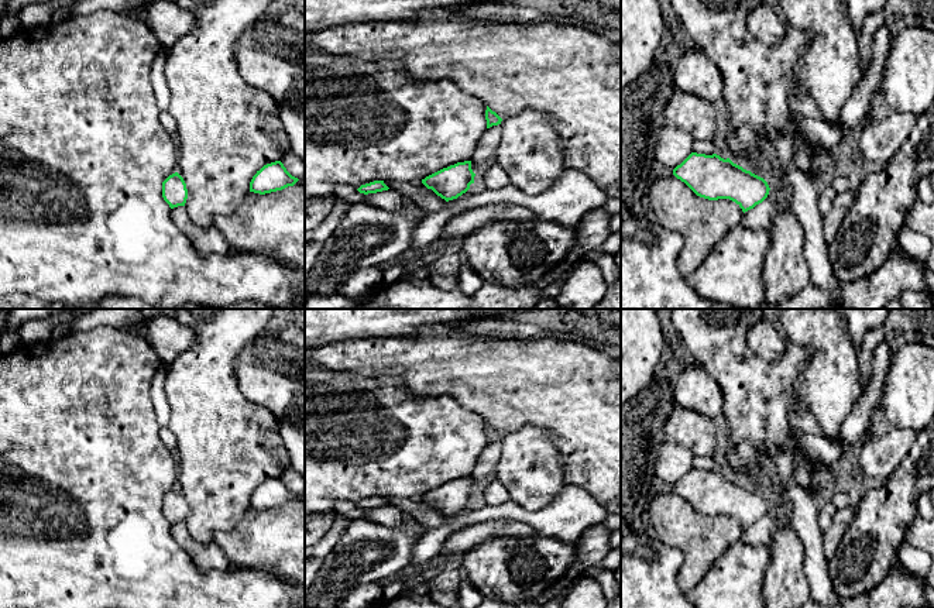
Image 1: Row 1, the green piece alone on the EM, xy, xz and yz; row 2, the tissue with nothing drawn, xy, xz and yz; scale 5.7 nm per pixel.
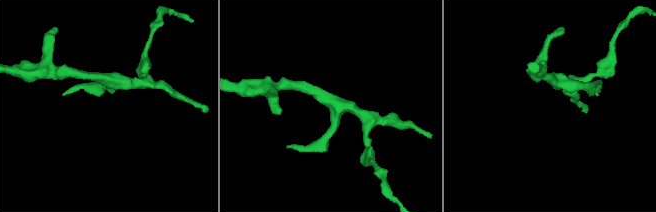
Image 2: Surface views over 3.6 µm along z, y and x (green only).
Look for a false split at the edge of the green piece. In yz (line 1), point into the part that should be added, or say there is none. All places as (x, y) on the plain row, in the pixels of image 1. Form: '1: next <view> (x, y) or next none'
1: next none

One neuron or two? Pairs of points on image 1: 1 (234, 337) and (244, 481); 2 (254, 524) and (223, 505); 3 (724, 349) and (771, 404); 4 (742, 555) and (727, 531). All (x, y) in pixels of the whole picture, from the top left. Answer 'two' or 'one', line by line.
1: one
2: two
3: one
4: two

